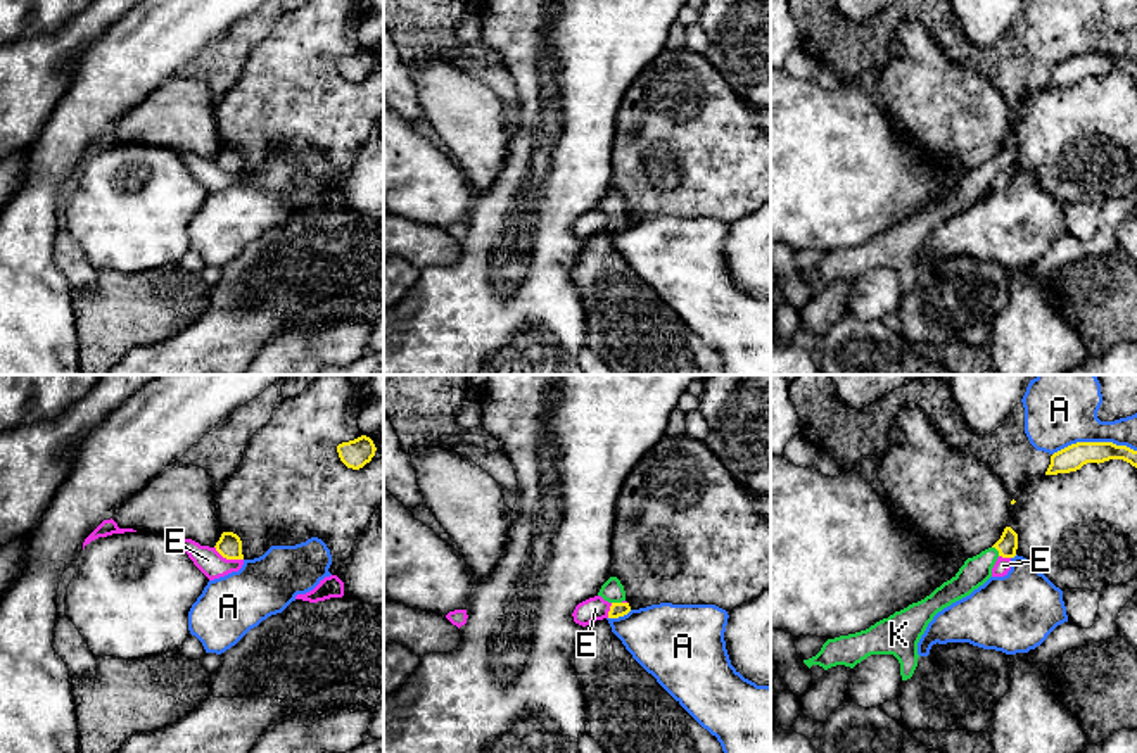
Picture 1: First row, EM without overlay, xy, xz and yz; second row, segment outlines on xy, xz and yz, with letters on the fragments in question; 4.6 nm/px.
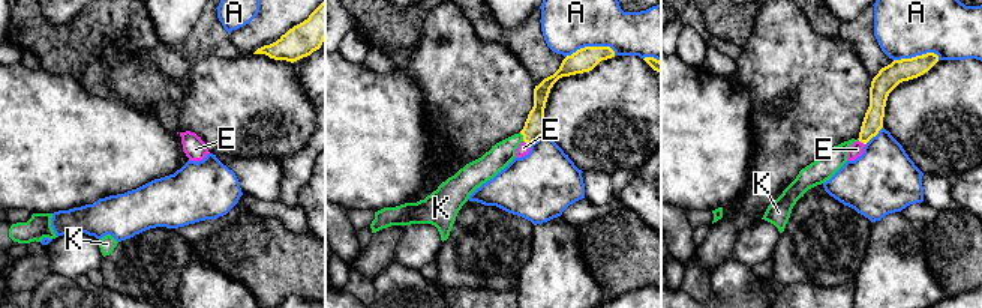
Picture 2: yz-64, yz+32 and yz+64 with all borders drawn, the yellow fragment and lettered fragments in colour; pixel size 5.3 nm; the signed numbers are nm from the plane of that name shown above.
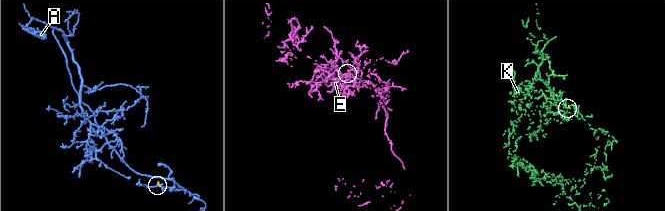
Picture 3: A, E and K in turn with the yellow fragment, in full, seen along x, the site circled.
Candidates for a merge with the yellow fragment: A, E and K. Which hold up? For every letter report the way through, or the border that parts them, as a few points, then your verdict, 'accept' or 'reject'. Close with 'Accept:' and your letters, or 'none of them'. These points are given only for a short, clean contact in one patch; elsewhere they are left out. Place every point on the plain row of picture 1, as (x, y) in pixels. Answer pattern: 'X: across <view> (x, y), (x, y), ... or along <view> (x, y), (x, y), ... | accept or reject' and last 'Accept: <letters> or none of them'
A: reject
E: along xy (215, 159), (223, 170), (242, 173) | reject
K: across yz (1008, 156), (997, 163), (977, 183) | accept
Accept: K

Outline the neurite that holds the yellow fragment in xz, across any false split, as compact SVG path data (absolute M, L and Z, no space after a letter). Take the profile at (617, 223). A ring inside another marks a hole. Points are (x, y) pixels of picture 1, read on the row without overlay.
M610 190L600 202L598 209L601 209L605 214L608 214L610 225L608 231L619 231L631 225L629 216L626 214L626 204L624 199L617 190Z

